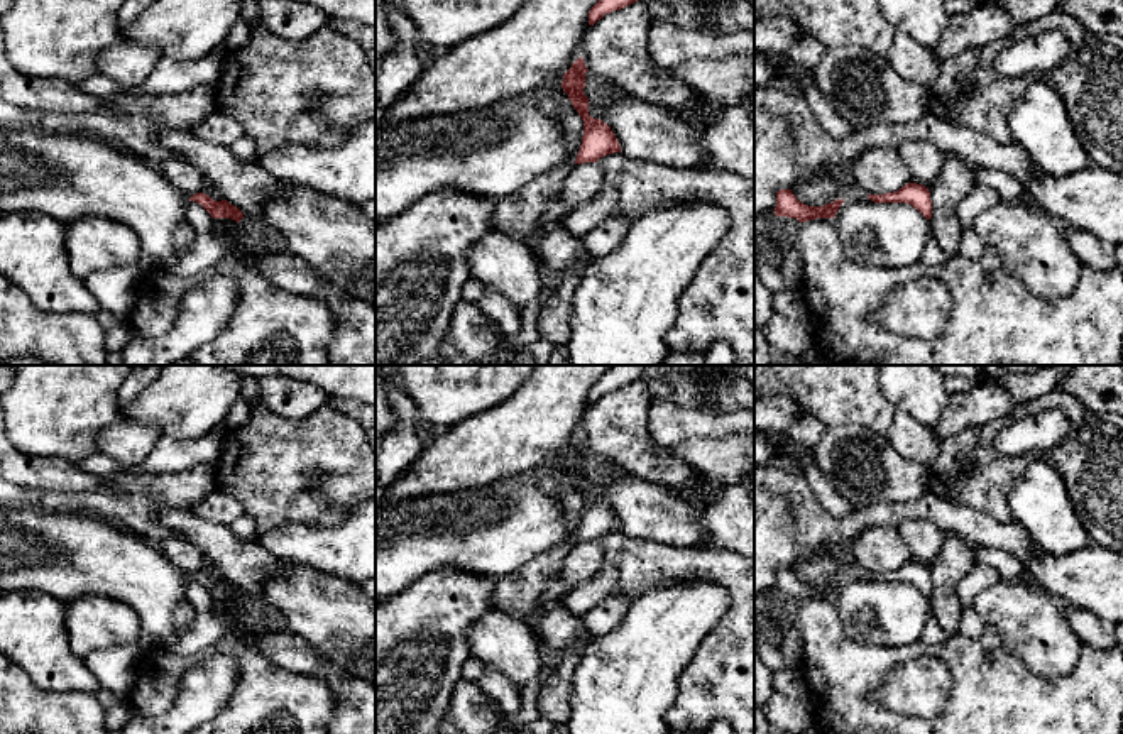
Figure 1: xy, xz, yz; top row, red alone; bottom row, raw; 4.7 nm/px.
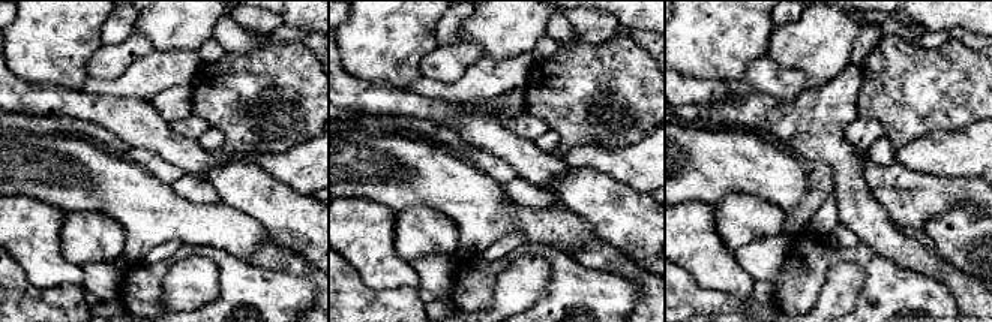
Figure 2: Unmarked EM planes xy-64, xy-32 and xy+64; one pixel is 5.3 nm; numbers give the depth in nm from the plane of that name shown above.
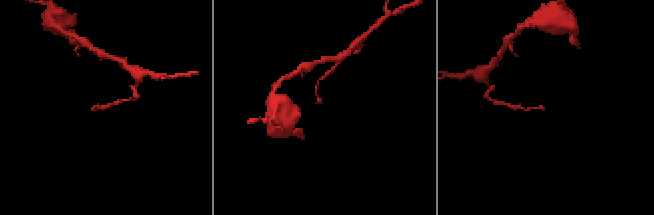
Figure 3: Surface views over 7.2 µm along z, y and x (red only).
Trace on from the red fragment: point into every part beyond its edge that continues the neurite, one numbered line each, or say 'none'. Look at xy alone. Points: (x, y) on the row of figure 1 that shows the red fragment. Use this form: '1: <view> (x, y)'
none

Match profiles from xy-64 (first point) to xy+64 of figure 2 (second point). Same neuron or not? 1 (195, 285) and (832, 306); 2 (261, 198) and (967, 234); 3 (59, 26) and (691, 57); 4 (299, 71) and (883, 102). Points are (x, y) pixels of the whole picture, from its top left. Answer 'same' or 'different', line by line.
1: same
2: same
3: same
4: same

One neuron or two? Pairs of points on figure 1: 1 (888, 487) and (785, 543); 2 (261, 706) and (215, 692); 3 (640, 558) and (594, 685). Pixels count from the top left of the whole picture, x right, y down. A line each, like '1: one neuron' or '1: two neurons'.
1: two neurons
2: two neurons
3: two neurons

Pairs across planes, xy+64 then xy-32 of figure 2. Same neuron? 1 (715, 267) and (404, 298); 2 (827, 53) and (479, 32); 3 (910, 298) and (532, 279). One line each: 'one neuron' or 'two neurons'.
1: two neurons
2: one neuron
3: two neurons

